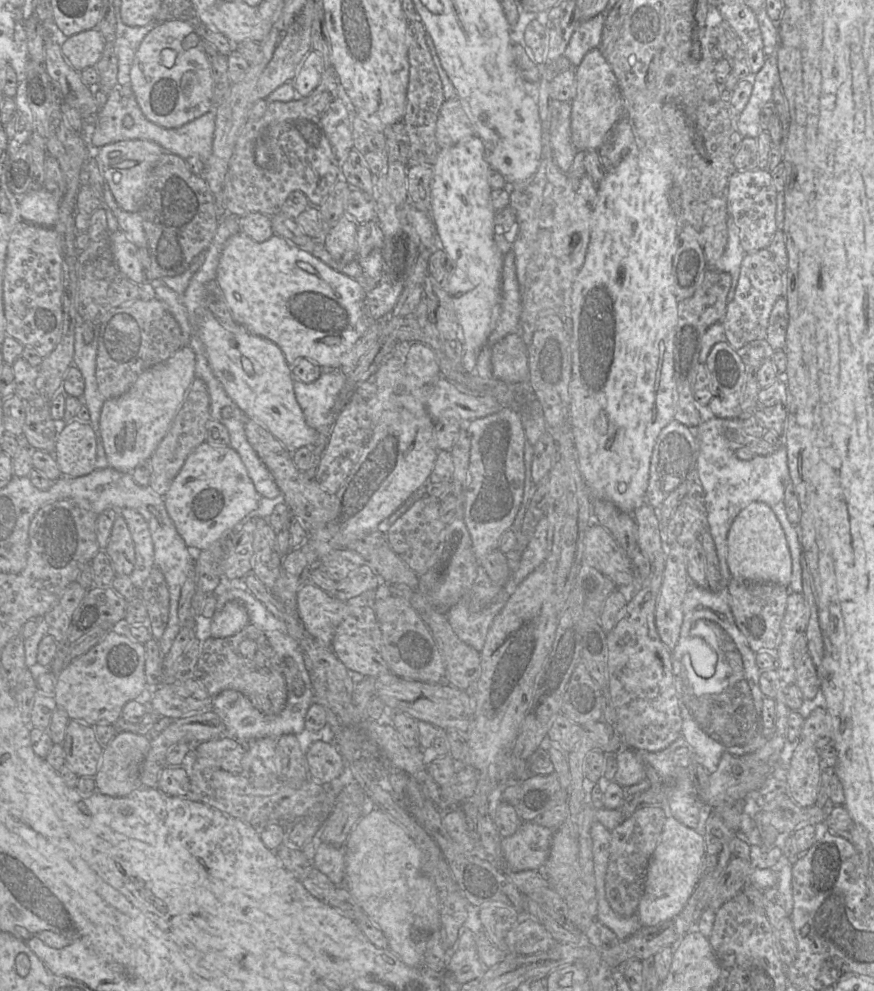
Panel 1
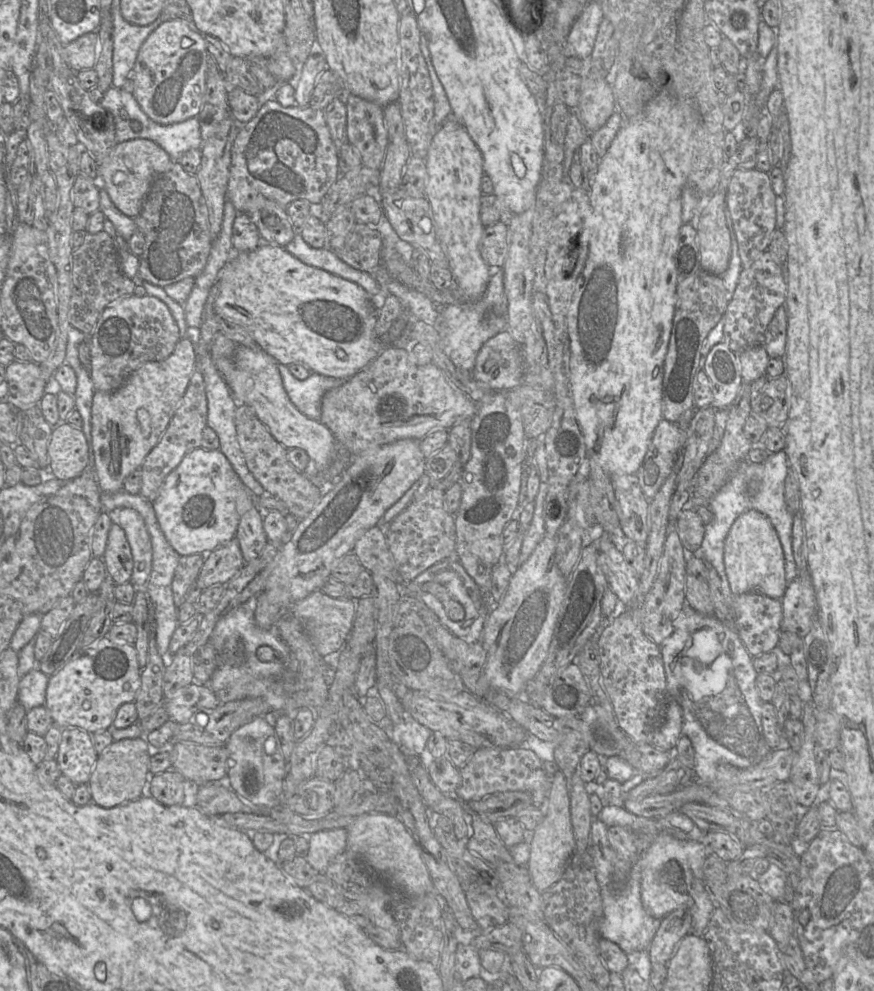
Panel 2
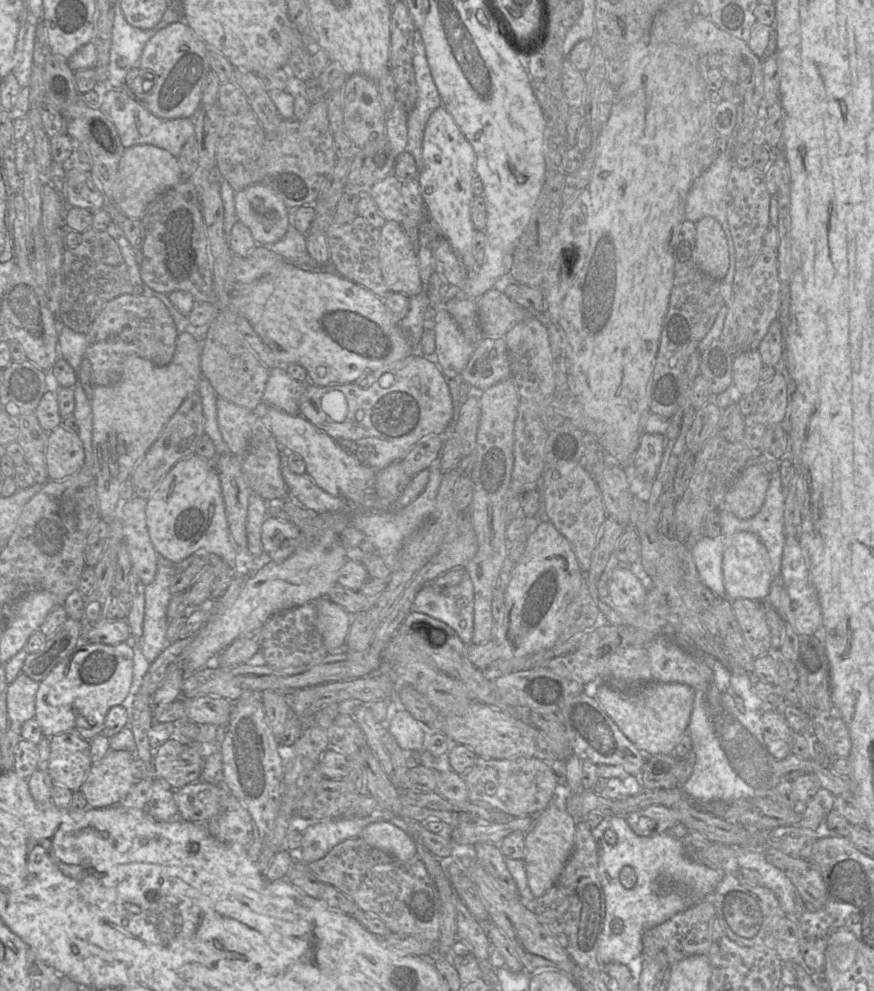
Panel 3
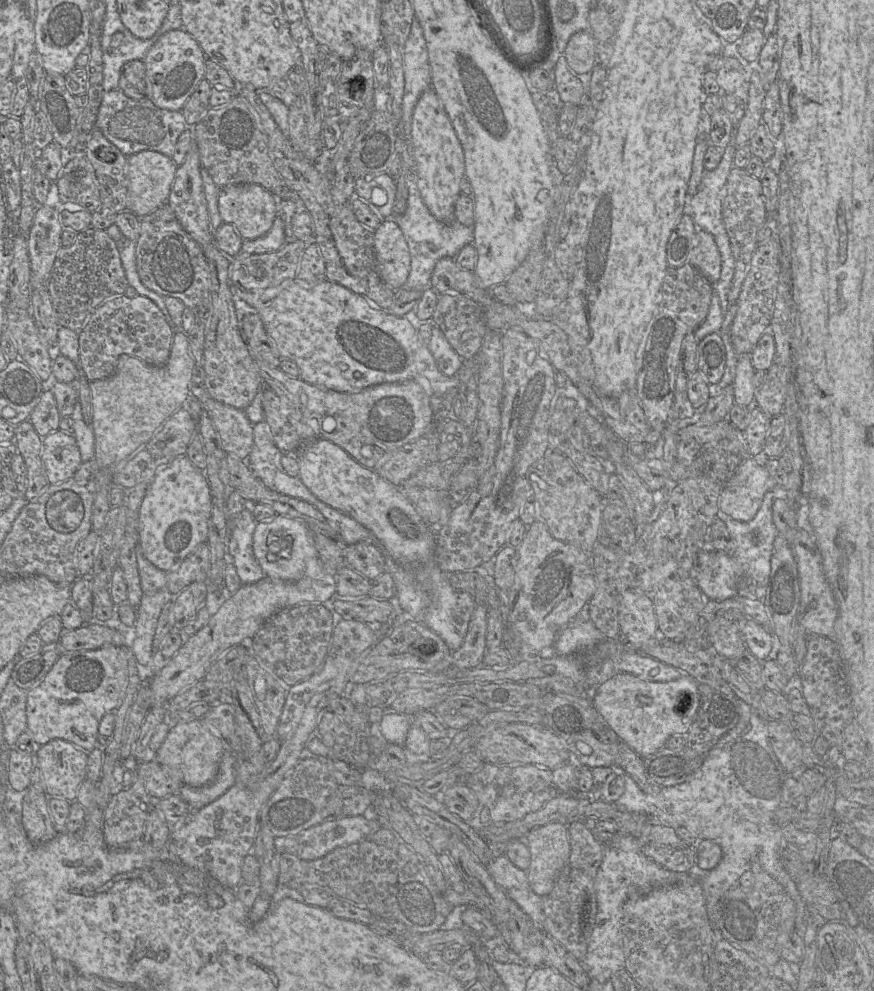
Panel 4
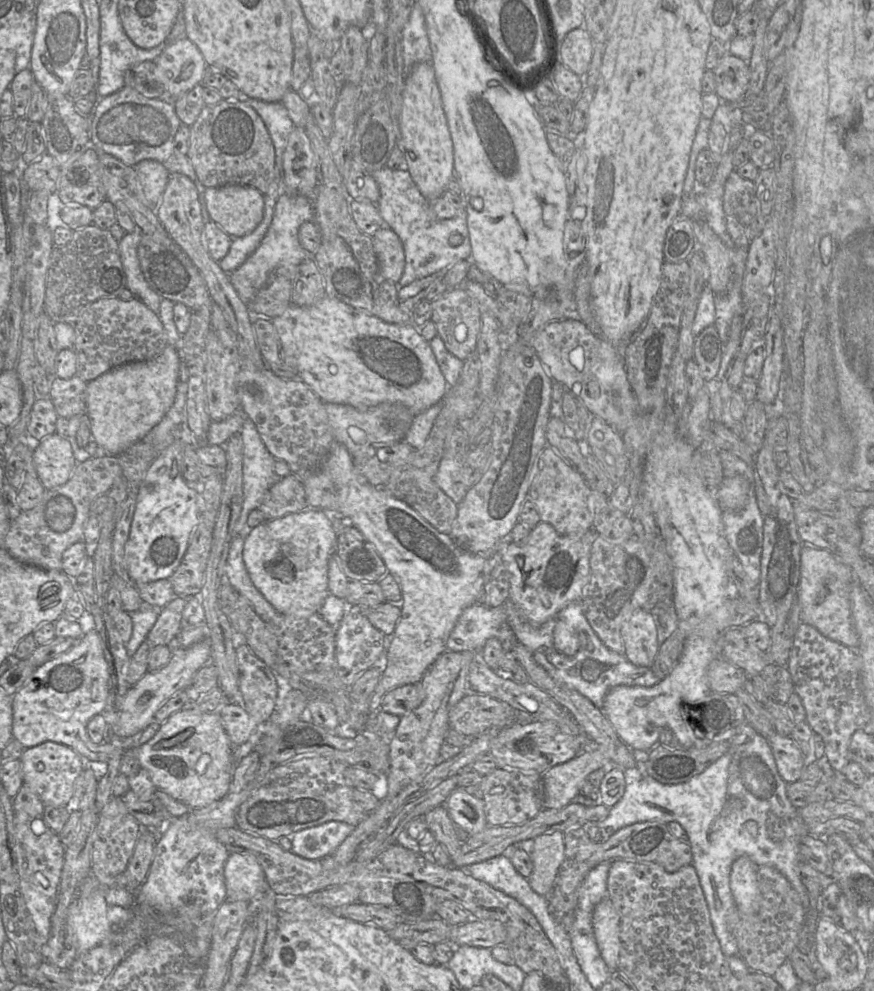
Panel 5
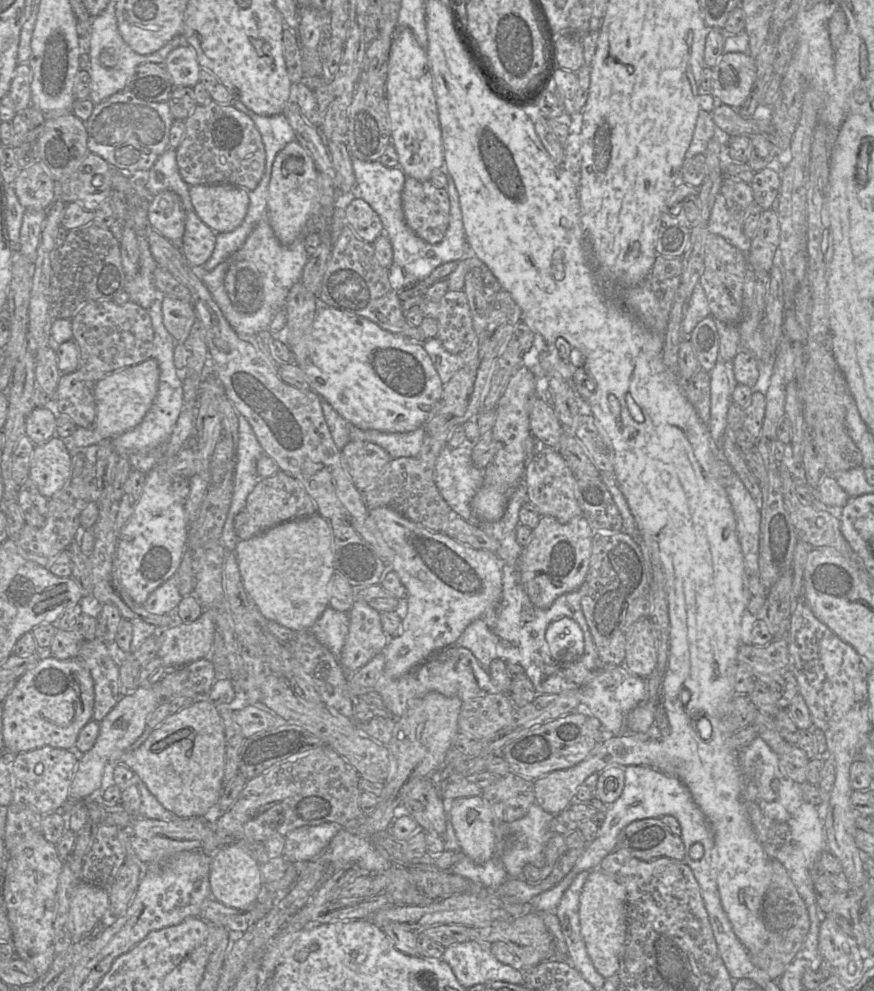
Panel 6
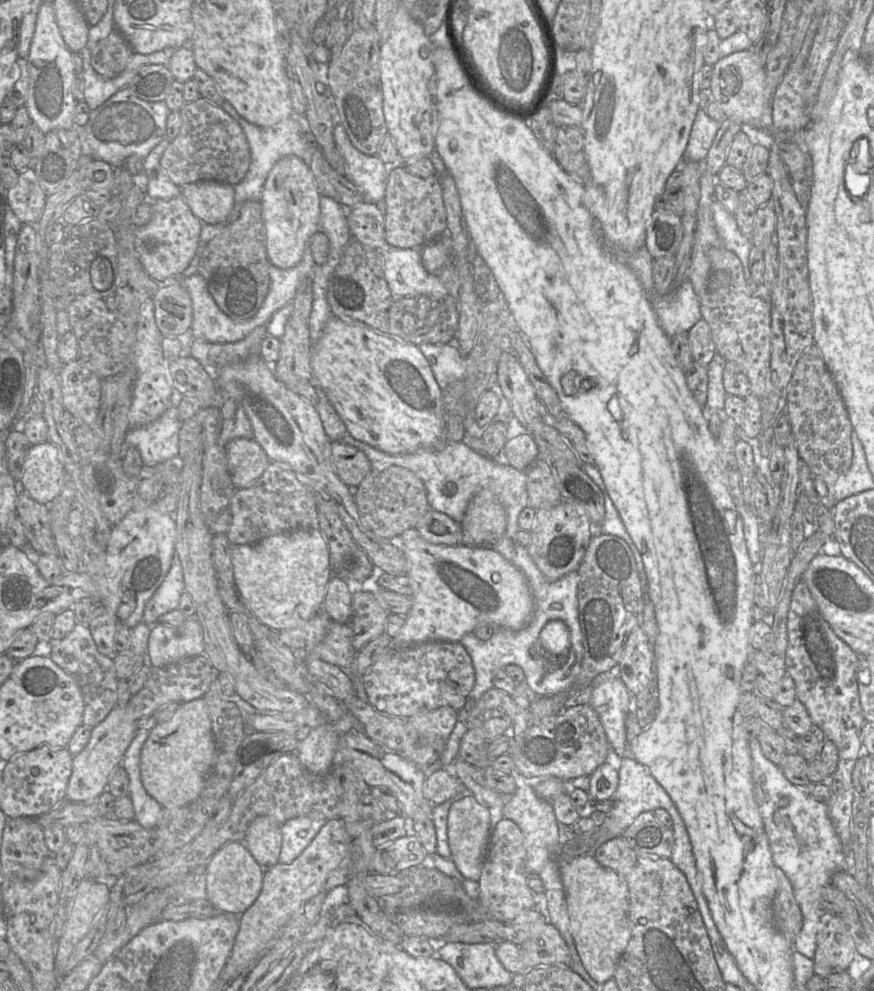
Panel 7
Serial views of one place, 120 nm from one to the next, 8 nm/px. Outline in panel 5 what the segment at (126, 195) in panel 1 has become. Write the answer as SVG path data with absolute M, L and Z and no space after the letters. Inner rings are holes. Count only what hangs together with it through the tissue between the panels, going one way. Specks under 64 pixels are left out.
M142 160L134 168L142 184L148 206L156 209L171 174L163 163L155 160Z

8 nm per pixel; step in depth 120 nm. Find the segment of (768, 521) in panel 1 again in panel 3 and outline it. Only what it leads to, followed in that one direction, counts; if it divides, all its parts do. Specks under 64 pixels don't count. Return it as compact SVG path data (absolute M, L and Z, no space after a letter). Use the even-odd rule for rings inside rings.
M737 532L724 551L722 560L723 582L726 598L765 601L773 582L768 552L759 538L750 532Z

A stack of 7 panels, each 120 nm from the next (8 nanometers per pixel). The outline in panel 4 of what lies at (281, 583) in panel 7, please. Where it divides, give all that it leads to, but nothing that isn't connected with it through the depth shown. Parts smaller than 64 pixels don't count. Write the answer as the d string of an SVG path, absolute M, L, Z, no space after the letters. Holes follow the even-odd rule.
M283 515L260 521L254 529L252 545L265 577L293 581L302 576L321 577L325 571L317 555L313 533L304 521Z

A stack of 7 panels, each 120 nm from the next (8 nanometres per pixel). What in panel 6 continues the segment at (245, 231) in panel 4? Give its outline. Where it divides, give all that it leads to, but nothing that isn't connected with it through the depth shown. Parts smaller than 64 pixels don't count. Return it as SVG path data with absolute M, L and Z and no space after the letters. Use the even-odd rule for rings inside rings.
M233 184L193 185L189 196L194 212L214 232L234 231L248 211L249 192Z

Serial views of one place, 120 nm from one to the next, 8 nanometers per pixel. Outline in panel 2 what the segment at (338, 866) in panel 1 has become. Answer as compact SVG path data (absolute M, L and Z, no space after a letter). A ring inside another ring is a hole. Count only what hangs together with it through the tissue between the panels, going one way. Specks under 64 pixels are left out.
M345 828L322 830L308 836L309 850L305 859L317 873L325 873L330 862L347 848Z

